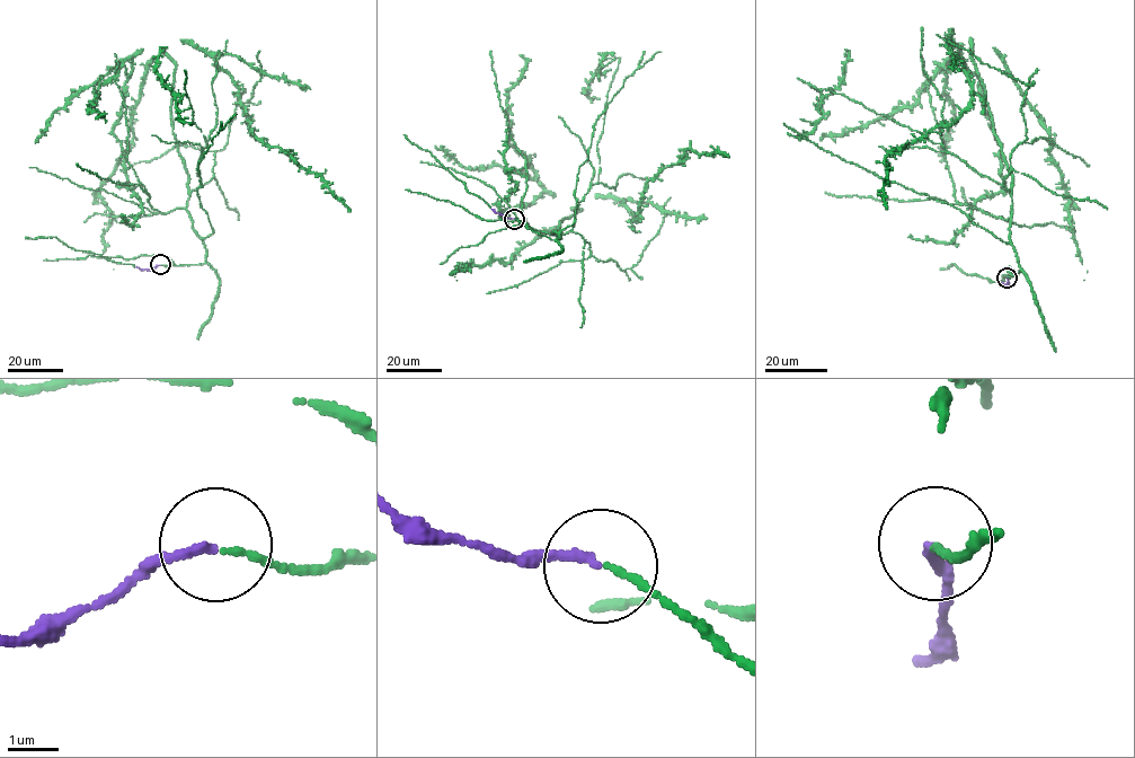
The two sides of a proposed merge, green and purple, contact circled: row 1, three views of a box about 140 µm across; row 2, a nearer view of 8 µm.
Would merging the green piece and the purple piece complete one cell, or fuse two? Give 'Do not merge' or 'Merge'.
Merge

